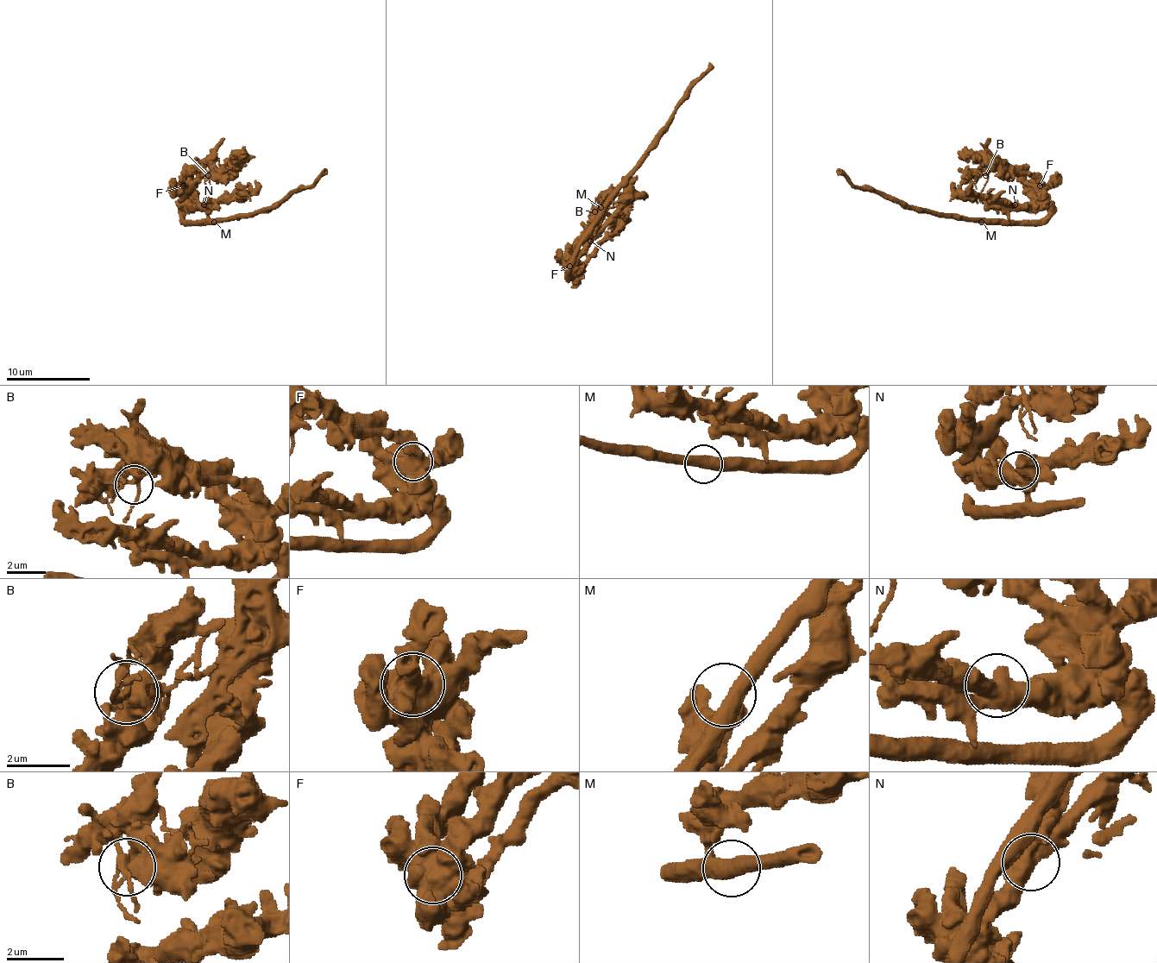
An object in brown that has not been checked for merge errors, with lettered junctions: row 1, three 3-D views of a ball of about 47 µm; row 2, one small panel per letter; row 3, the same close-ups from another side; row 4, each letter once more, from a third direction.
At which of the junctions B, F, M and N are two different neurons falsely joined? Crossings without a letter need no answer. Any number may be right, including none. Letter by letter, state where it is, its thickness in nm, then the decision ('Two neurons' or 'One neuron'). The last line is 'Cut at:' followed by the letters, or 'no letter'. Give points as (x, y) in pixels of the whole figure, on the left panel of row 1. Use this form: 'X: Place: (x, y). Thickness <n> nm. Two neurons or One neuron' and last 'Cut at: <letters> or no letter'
B: Place: (208, 175). Thickness 320 nm. One neuron
F: Place: (183, 185). Thickness 1100 nm. One neuron
M: Place: (214, 222). Thickness 480 nm. One neuron
N: Place: (204, 204). Thickness 600 nm. One neuron
Cut at: no letter

